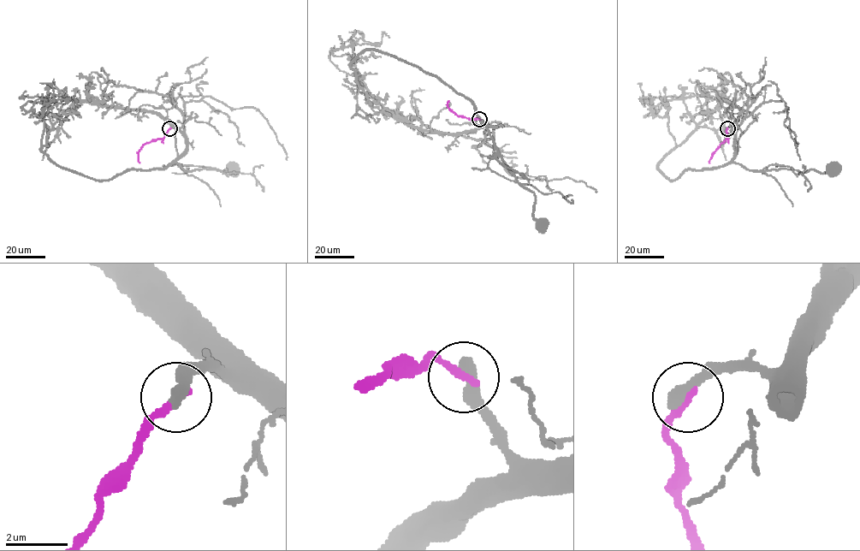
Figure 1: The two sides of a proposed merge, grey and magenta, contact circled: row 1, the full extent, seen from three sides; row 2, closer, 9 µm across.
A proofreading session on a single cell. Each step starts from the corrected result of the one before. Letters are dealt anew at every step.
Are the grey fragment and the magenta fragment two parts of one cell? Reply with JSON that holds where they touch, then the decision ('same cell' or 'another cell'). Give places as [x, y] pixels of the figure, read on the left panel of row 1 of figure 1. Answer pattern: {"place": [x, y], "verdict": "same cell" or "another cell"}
{"place": [169, 128], "verdict": "another cell"}

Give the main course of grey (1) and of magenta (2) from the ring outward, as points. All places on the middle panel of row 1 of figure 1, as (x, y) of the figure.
1: (479, 119), (483, 125), (495, 127), (485, 125), (496, 152), (515, 179), (534, 194), (533, 216), (544, 226)
2: (479, 119), (458, 115), (447, 106), (448, 101)

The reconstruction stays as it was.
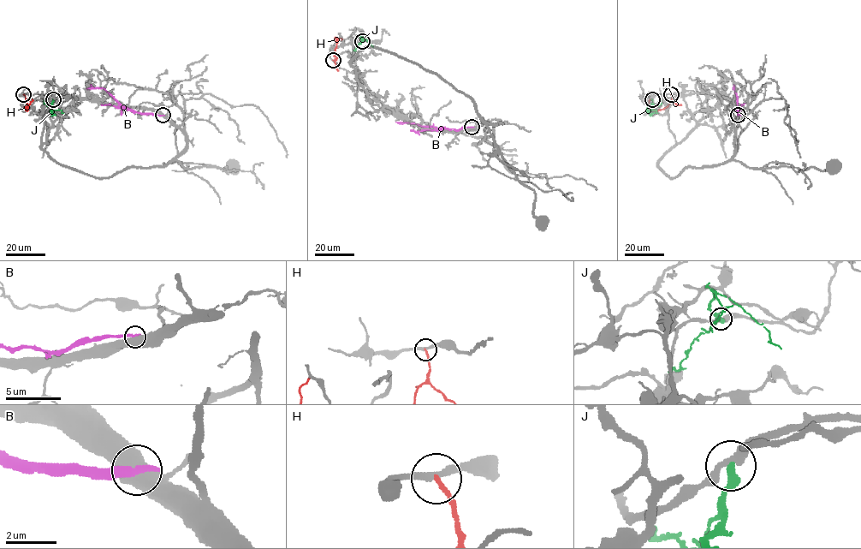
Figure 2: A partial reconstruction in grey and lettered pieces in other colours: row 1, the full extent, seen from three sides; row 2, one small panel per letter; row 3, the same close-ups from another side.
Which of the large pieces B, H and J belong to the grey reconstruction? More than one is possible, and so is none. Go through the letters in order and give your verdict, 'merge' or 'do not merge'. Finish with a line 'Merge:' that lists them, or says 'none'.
B: do not merge
H: do not merge
J: do not merge
Merge: none

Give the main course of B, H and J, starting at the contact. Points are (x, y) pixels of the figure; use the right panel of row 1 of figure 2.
B: (738, 115), (740, 113), (737, 94), (732, 88)
H: (671, 94), (669, 104), (658, 110), (649, 105), (650, 98)
J: (652, 100), (647, 110), (657, 113)

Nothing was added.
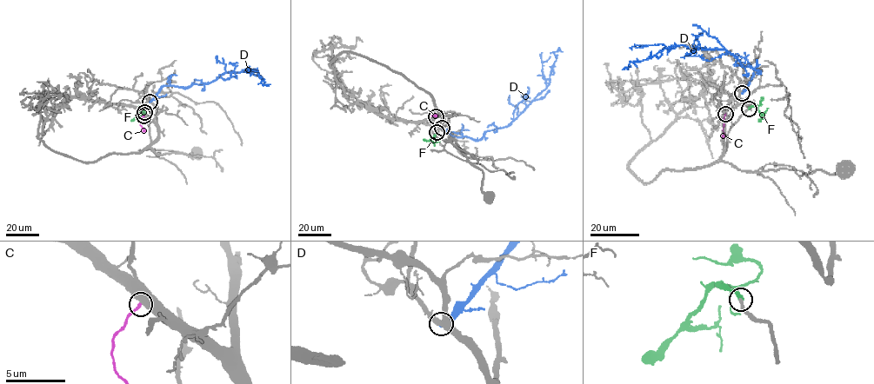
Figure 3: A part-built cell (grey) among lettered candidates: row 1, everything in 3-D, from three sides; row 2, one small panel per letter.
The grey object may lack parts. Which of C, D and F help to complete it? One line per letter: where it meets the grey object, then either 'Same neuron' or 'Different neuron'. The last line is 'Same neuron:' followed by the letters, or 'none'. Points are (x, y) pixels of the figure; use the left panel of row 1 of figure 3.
C: Touches grey at (143, 115). Different neuron
D: Touches grey at (150, 102). Different neuron
F: Touches grey at (144, 112). Same neuron
Same neuron: F

